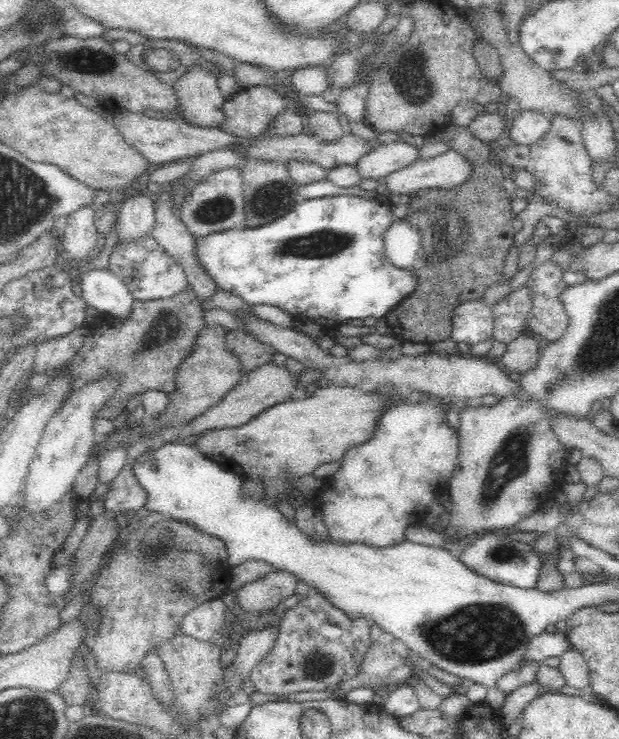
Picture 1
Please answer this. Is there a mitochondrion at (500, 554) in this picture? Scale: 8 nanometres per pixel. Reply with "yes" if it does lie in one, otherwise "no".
yes

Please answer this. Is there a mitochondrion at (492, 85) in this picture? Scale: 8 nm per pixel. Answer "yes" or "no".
no

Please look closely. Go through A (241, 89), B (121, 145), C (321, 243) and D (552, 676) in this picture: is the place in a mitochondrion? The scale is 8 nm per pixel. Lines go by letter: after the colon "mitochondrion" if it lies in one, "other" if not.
A: other
B: other
C: mitochondrion
D: other

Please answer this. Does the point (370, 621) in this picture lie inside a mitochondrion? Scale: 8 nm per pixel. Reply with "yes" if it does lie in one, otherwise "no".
no

